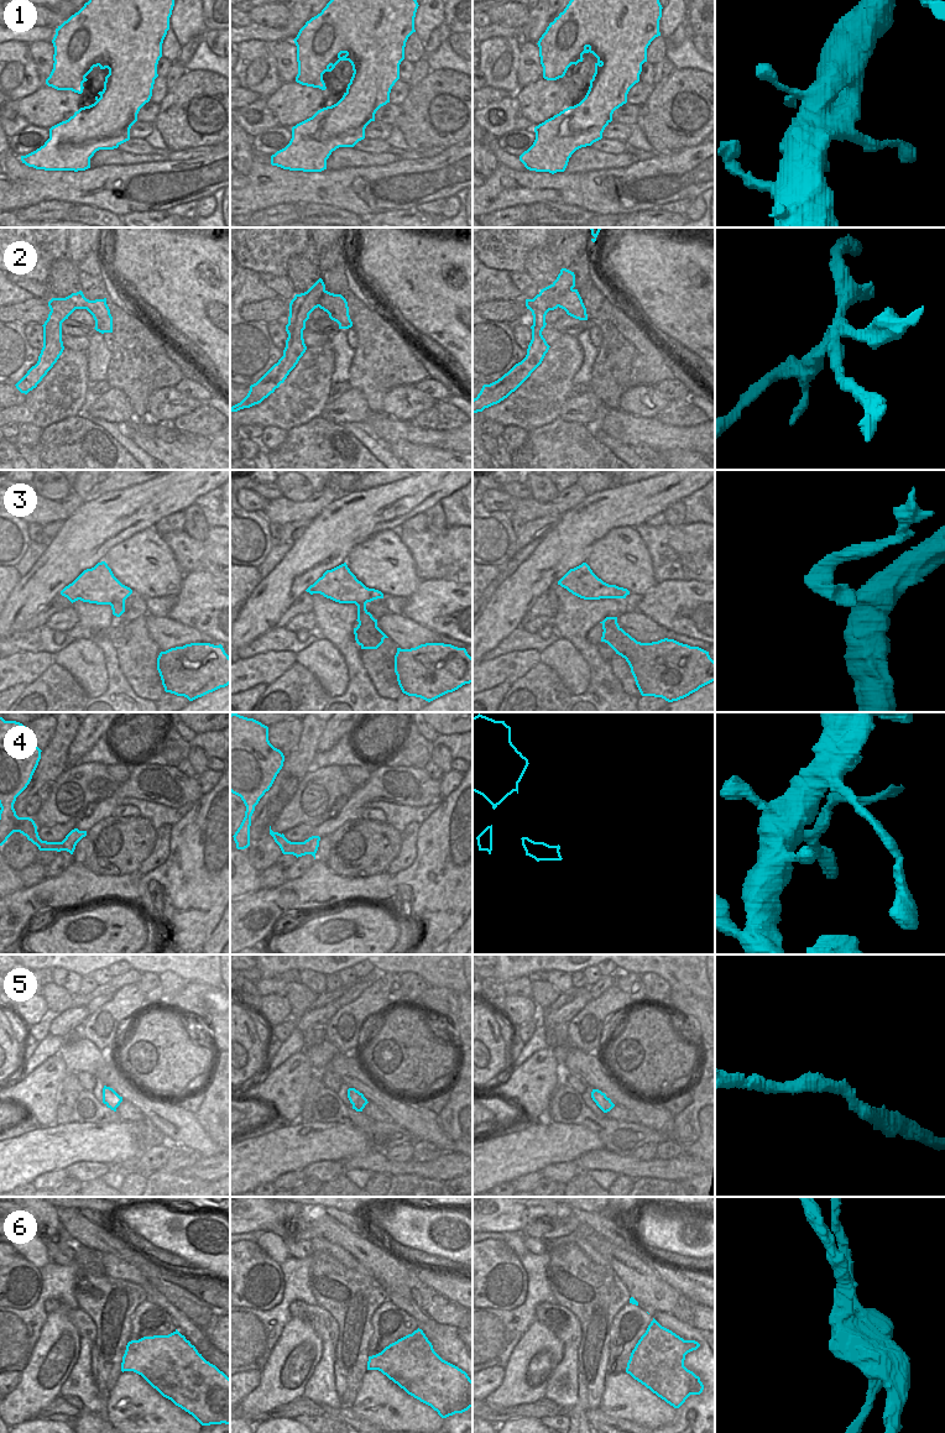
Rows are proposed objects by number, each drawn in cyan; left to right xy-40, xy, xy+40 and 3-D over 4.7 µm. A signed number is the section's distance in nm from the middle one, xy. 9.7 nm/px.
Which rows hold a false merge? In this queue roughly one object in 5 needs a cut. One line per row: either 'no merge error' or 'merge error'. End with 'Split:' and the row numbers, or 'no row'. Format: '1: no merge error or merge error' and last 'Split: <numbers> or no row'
1: no merge error
2: merge error
3: merge error
4: merge error
5: no merge error
6: merge error
Split: 2, 3, 4, 6

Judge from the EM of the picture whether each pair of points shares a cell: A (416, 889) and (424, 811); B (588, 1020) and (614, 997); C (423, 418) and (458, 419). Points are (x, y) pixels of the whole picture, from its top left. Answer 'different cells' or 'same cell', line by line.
A: different cells
B: same cell
C: same cell

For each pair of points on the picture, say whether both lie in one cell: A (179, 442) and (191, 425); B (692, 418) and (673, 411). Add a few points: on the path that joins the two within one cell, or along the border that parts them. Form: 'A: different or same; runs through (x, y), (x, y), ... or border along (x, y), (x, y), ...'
A: different; border along (171, 423), (181, 430), (187, 430), (204, 438)
B: same; runs through (687, 416), (678, 413)

